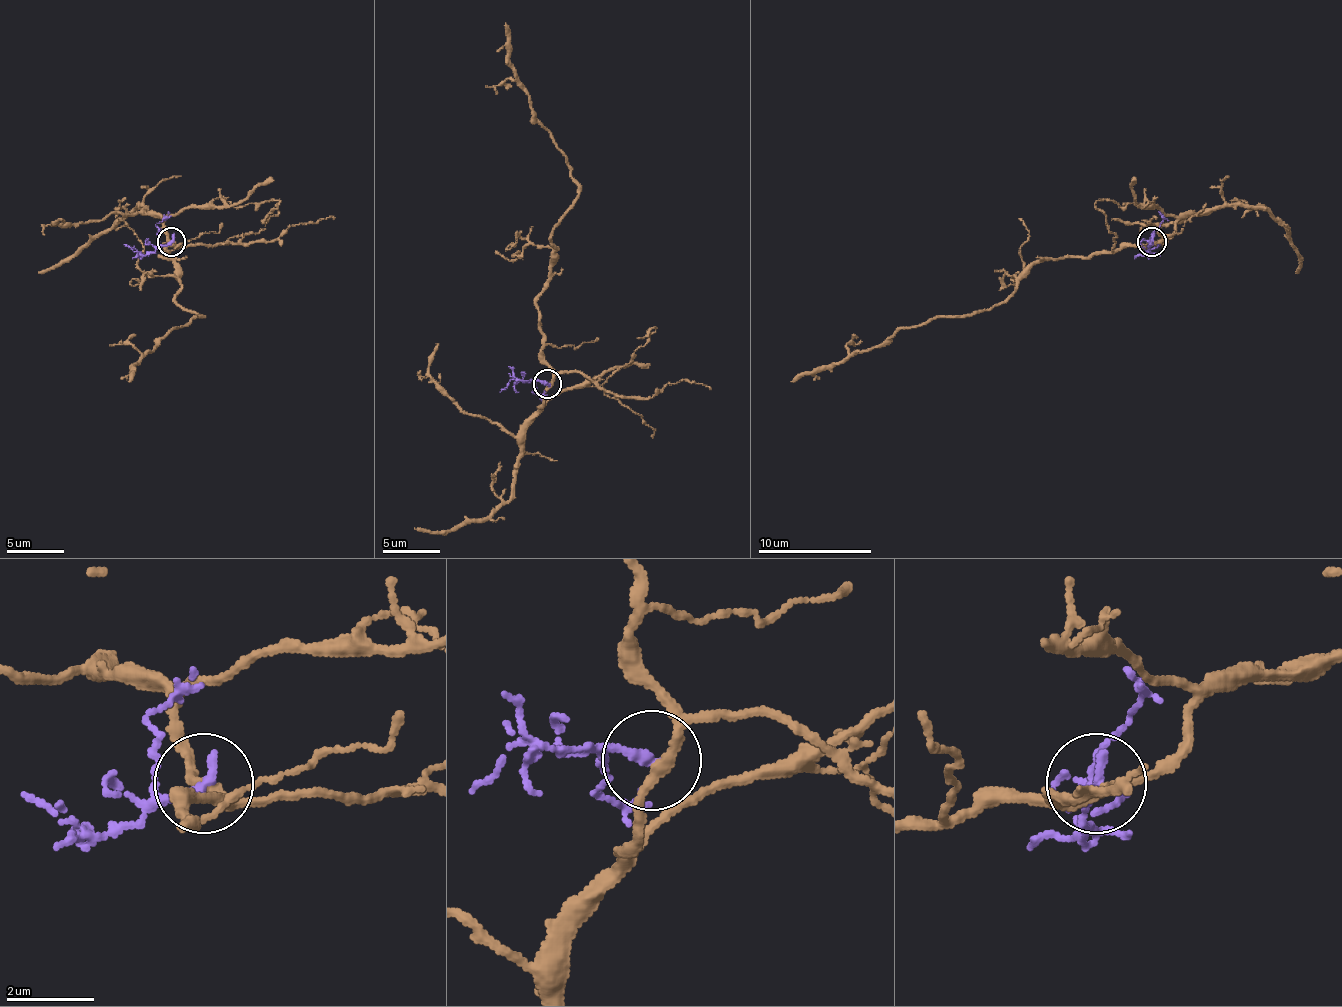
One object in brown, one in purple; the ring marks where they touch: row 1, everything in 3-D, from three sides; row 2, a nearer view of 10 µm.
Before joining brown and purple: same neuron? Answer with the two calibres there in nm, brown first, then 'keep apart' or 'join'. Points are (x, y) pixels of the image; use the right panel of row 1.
220/260 nm | keep apart

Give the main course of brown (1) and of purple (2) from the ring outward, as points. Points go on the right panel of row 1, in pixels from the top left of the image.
1: (1152, 241), (1086, 258), (1038, 261), (1004, 301), (904, 326), (887, 343), (790, 380)
2: (1152, 241), (1149, 255), (1161, 244)

